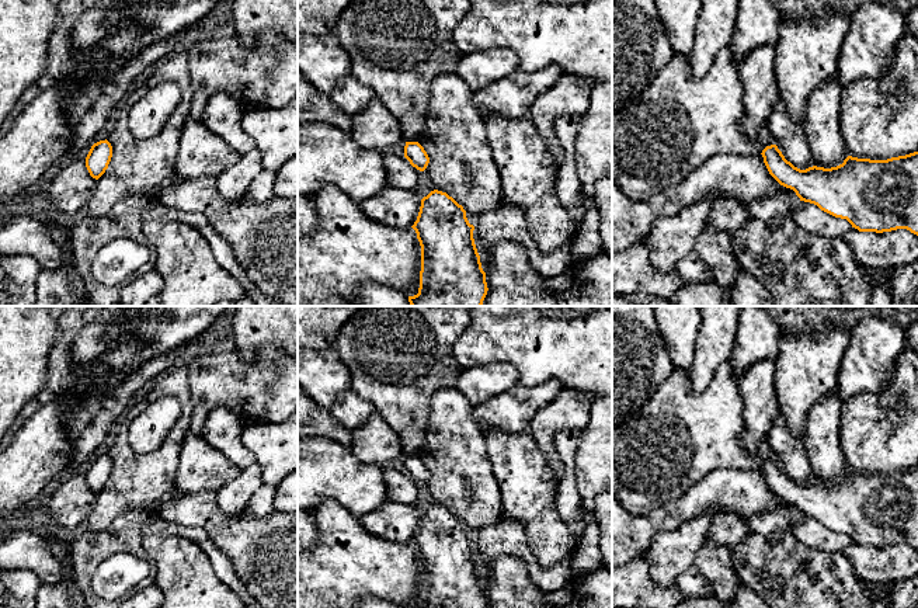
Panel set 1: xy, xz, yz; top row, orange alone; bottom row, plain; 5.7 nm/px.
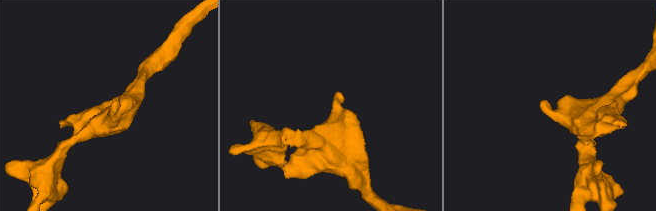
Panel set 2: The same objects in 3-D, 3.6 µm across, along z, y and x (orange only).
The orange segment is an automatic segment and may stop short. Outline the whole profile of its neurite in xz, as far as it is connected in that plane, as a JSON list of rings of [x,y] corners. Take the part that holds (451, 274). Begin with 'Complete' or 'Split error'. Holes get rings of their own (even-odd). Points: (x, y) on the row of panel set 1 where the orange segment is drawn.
Complete. [[[434,190],[421,199],[417,220],[411,226],[421,246],[418,293],[408,296],[411,306],[481,306],[487,295],[486,272],[481,268],[473,230],[466,211],[446,192]]]

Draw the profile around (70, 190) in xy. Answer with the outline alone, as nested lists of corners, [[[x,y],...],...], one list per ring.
[[[79,154],[63,160],[60,173],[45,188],[55,209],[76,215],[84,213],[95,183],[86,167],[86,157]]]

